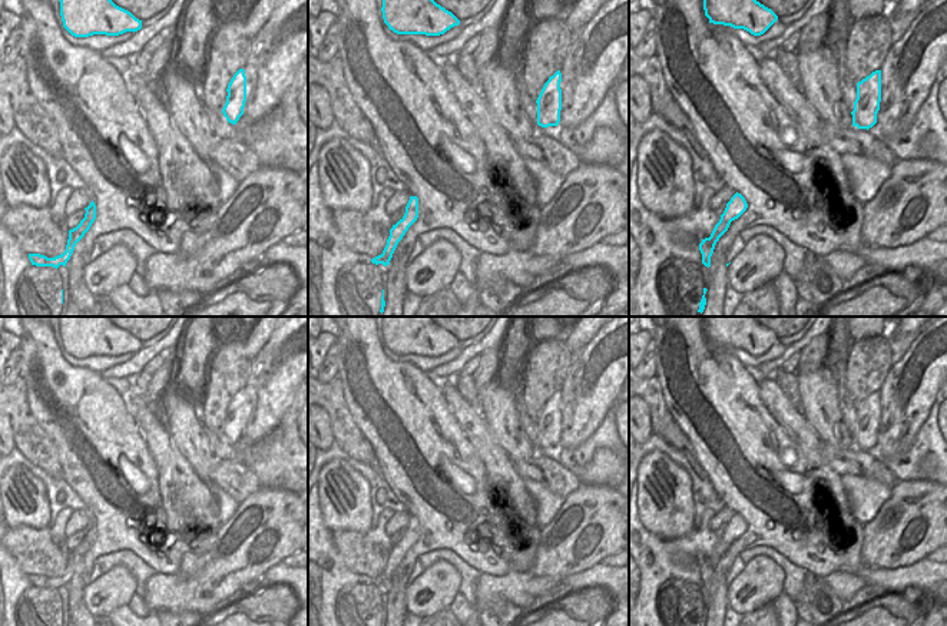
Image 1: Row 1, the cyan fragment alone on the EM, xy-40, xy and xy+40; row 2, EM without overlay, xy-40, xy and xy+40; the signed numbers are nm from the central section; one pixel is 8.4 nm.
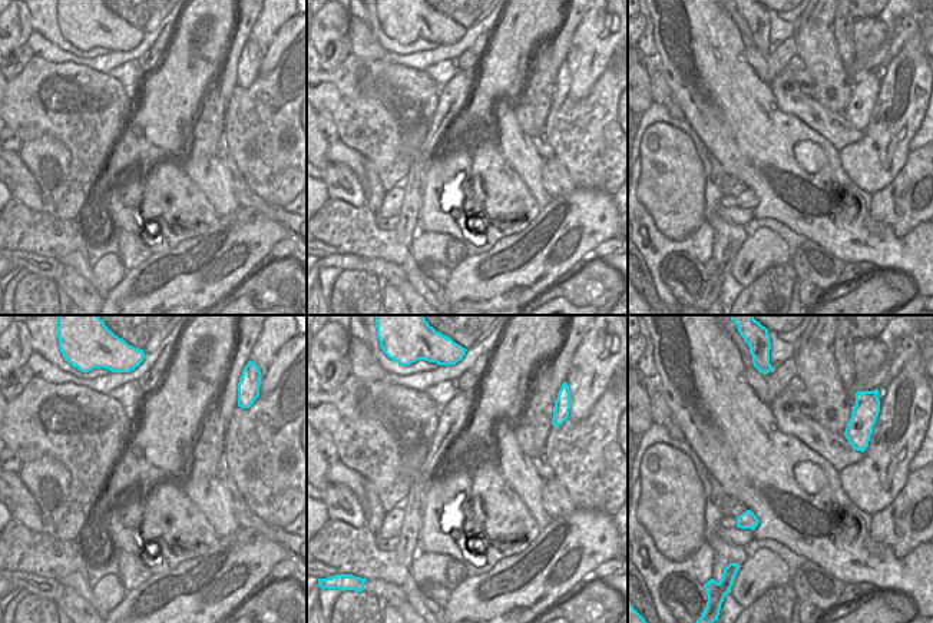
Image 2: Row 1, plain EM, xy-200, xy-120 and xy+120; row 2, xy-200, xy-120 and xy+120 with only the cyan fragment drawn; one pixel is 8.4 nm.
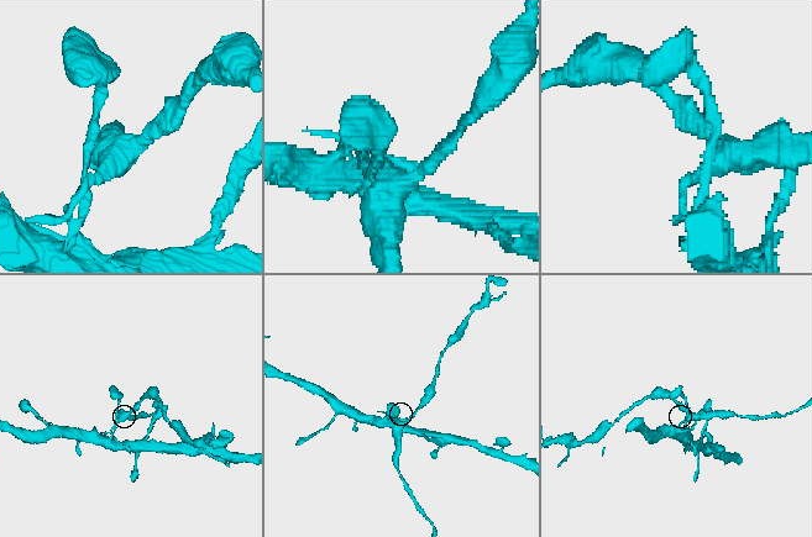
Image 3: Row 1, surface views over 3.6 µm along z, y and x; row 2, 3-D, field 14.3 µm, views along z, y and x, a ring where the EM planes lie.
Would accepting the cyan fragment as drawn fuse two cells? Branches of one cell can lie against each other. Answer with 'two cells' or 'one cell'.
two cells

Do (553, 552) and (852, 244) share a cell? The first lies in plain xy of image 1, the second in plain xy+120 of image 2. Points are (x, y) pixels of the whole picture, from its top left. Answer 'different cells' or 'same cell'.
different cells

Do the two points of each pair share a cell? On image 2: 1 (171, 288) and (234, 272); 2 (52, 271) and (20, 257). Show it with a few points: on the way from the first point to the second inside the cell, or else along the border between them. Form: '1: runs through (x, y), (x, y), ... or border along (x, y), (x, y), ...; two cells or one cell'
1: runs through (187, 282), (205, 282), (209, 278), (218, 278); one cell
2: runs through (45, 267), (27, 259); one cell

